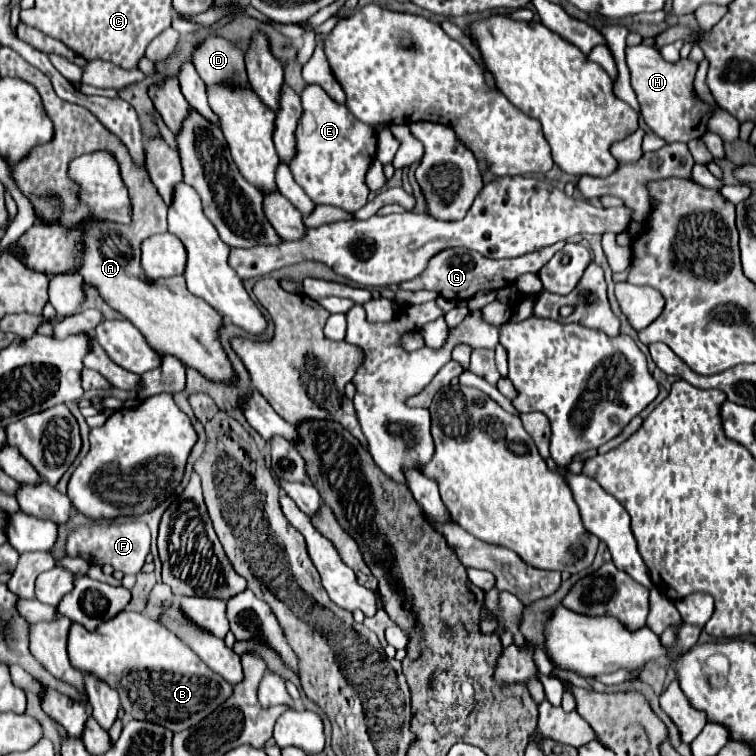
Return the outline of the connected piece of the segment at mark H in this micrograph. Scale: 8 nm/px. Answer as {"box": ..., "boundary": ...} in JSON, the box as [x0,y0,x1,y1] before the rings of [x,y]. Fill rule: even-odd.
{"box":[627,44,713,142],"boundary":[[[637,44],[627,48],[627,66],[631,70],[631,86],[641,104],[641,114],[647,126],[661,136],[665,142],[691,142],[707,134],[705,116],[713,116],[713,108],[695,94],[695,72],[697,62],[689,58],[681,58],[677,62],[665,62],[659,50],[653,46]]]}

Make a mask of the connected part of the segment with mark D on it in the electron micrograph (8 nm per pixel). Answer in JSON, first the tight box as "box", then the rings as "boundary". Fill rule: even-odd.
{"box":[193,36,245,84],"boundary":[[[207,36],[203,38],[195,52],[193,64],[197,74],[205,84],[219,84],[219,82],[245,82],[245,62],[243,52],[231,42],[221,36]]]}

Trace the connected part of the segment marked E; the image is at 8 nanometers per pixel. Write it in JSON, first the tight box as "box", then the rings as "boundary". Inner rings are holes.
{"box":[289,84,377,212],"boundary":[[[307,84],[301,92],[303,114],[295,132],[295,156],[289,164],[295,182],[305,188],[315,204],[329,204],[345,212],[365,206],[369,188],[365,174],[375,160],[377,136],[369,124],[361,124],[347,106],[337,104],[321,86]]]}

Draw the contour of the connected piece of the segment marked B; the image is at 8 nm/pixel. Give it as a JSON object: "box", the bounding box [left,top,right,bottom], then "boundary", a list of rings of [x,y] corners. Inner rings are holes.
{"box":[67,610,233,732],"boundary":[[[121,610],[93,632],[71,624],[67,652],[73,668],[93,674],[117,690],[127,716],[161,724],[173,732],[195,726],[233,694],[233,686],[213,674],[171,630],[139,612]]]}

